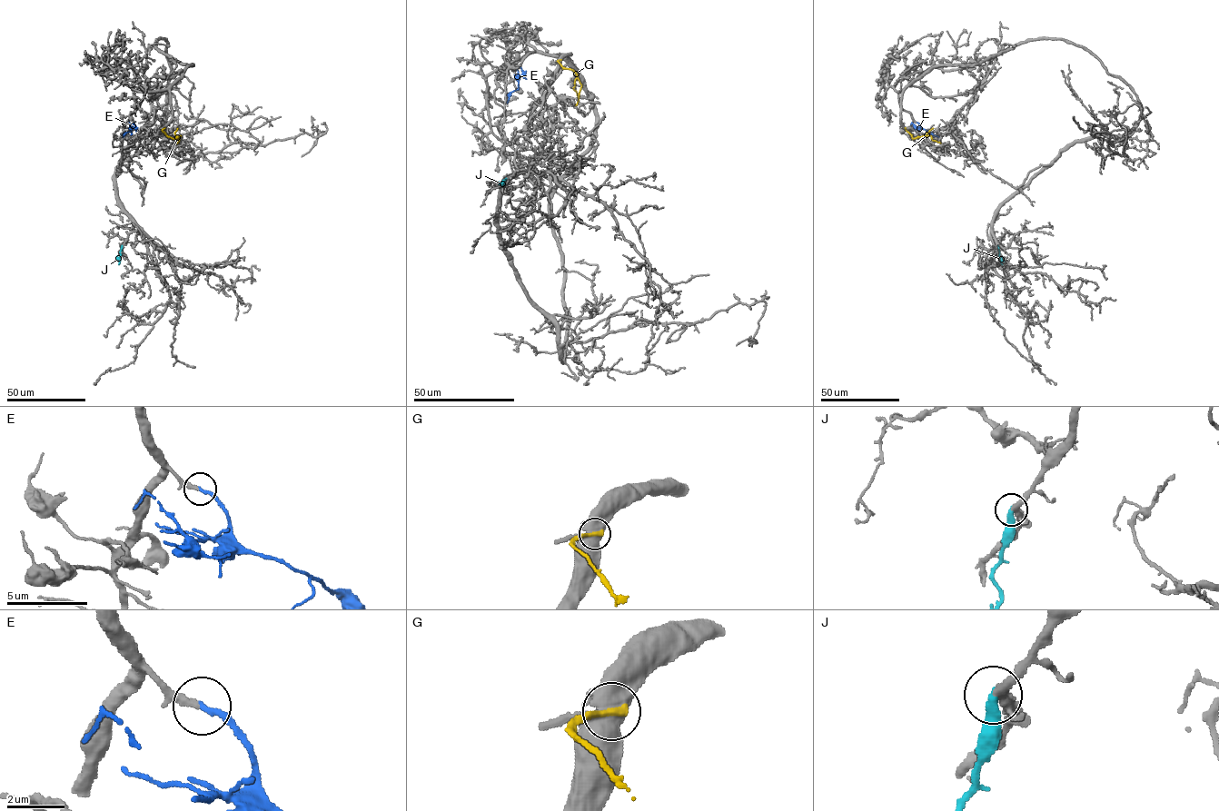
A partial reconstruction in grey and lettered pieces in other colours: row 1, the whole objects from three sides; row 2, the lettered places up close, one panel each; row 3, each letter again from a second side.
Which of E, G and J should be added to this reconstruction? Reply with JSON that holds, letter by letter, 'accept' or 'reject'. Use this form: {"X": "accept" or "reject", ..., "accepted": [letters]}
{"E": "accept", "G": "reject", "J": "accept", "accepted": ["E", "J"]}

